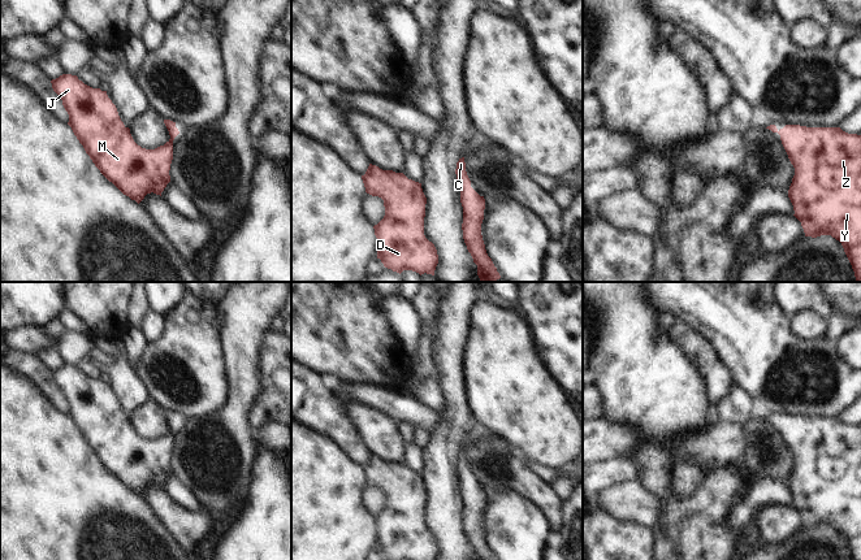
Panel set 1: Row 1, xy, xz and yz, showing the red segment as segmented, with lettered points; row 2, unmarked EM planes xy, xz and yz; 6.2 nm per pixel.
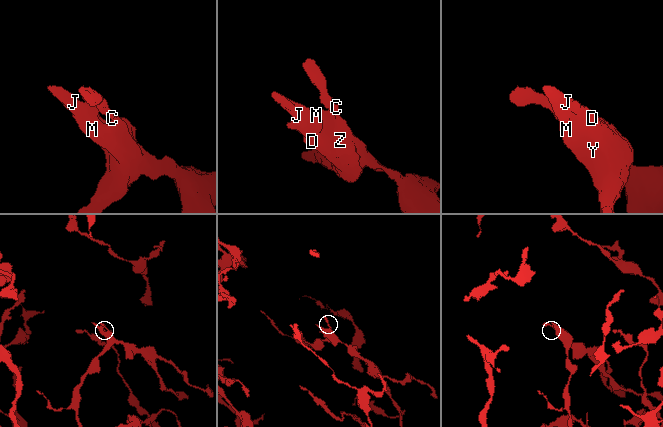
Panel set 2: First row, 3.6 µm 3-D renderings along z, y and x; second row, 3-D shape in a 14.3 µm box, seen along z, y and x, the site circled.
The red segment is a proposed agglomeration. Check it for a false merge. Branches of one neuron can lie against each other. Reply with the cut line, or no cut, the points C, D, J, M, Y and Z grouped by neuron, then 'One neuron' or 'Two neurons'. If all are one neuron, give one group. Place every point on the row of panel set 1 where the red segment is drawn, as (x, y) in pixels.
No split. Groups: C D J M Y Z. One neuron

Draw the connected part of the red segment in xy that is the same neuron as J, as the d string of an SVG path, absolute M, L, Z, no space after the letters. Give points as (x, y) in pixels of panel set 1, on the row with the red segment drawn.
M62 74L52 79L51 83L69 114L68 125L100 173L124 195L138 204L147 194L153 192L161 196L161 192L170 182L169 170L173 160L173 140L179 134L176 122L164 120L170 139L155 149L146 149L134 142L130 129L121 121L117 108L108 97L107 91L92 88L72 74Z

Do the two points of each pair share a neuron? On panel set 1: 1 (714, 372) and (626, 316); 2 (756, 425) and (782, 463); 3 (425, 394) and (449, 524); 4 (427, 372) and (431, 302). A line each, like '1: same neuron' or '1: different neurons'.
1: different neurons
2: same neuron
3: different neurons
4: same neuron

